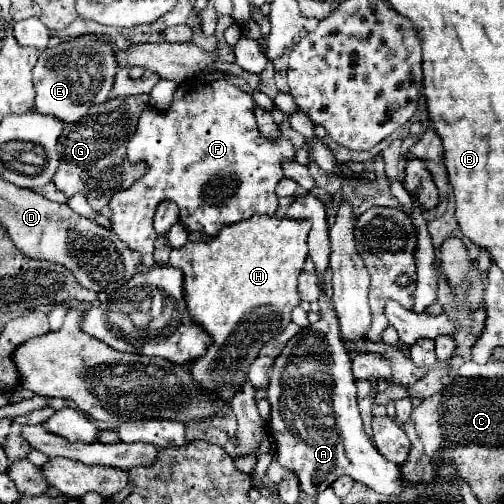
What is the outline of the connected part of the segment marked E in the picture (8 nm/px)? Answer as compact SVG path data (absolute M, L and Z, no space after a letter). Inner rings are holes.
M80 35L76 39L62 41L52 49L44 49L34 67L34 87L36 87L34 111L54 115L66 123L78 121L88 113L92 105L108 101L116 71L118 65L114 45L102 41L96 35Z

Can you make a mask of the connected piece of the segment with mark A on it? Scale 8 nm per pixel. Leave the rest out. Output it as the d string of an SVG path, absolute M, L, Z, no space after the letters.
M322 293L318 303L322 307L322 319L310 325L308 329L302 329L298 335L294 335L284 347L284 351L276 357L274 367L270 371L270 383L268 383L268 399L272 405L270 431L276 441L276 461L298 475L298 479L302 481L300 483L302 491L306 495L316 495L318 491L324 491L340 475L350 475L354 481L368 485L376 493L382 493L386 497L400 497L402 493L400 467L384 459L370 441L370 437L366 437L364 433L356 401L356 379L350 371L348 351L344 349L344 343L340 339L340 327L336 321L332 301Z

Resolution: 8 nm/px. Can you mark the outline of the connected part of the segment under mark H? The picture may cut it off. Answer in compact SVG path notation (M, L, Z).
M256 215L236 225L226 225L216 237L204 241L188 241L184 247L170 251L170 265L184 271L184 291L190 315L210 333L214 343L210 345L206 357L190 363L190 373L206 389L214 389L222 399L232 399L240 389L250 365L258 357L262 343L282 333L292 321L292 309L300 303L298 277L302 273L304 261L308 257L308 233L310 221L290 219L290 217L264 217Z

